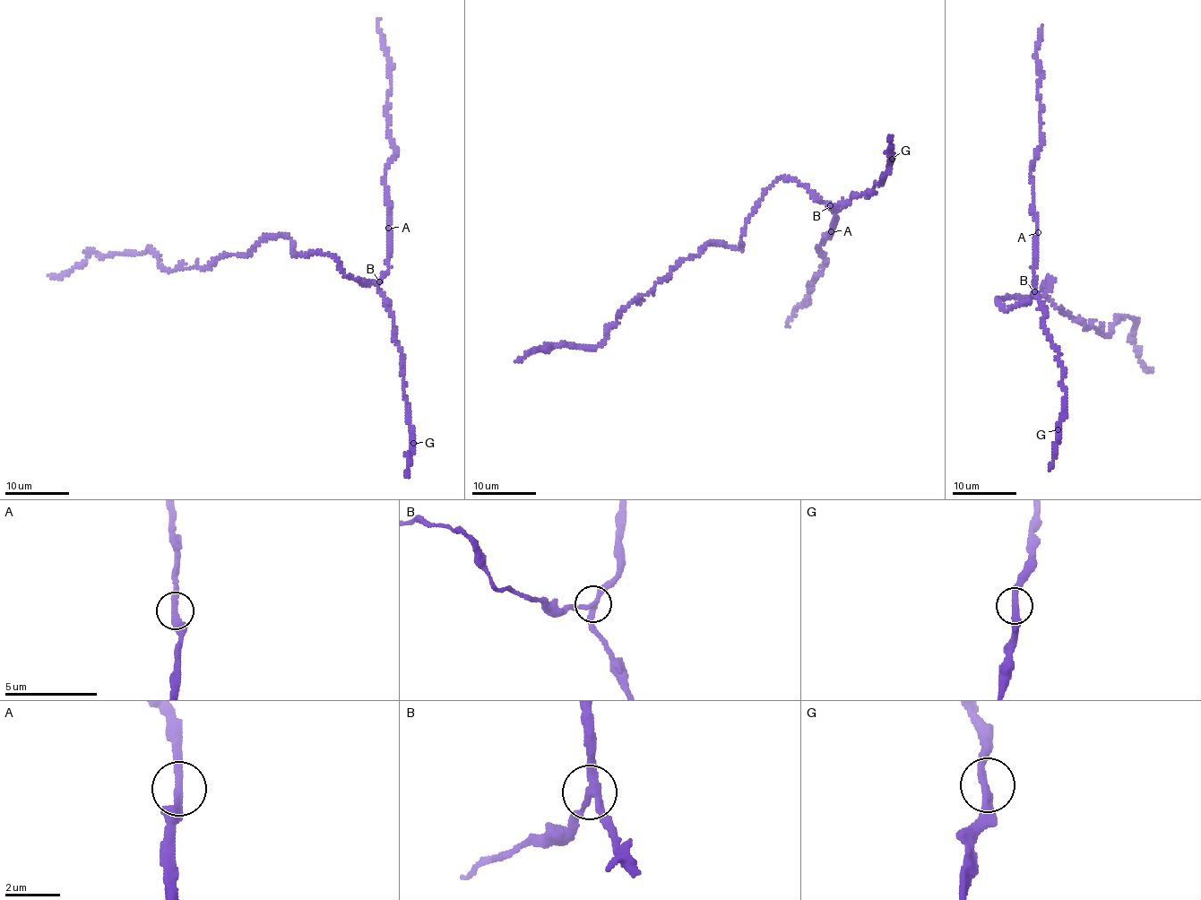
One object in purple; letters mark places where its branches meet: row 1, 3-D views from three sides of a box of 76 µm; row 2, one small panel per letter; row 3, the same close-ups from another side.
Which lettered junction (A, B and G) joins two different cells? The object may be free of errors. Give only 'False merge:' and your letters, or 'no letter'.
False merge: B

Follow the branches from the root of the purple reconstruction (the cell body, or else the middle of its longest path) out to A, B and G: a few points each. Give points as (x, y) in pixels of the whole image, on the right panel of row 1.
A: (1009, 297), (997, 300), (997, 305), (1006, 310), (1026, 301), (1032, 295), (1038, 232)
B: (1009, 297), (997, 300), (997, 305), (1006, 310), (1026, 301), (1035, 290)
G: (1009, 297), (997, 305), (1006, 310), (1034, 295), (1042, 305), (1043, 329), (1063, 367), (1065, 408), (1058, 429)

